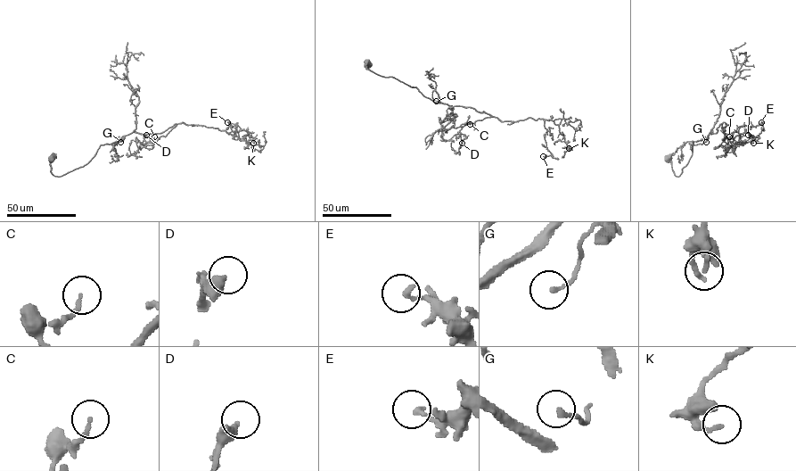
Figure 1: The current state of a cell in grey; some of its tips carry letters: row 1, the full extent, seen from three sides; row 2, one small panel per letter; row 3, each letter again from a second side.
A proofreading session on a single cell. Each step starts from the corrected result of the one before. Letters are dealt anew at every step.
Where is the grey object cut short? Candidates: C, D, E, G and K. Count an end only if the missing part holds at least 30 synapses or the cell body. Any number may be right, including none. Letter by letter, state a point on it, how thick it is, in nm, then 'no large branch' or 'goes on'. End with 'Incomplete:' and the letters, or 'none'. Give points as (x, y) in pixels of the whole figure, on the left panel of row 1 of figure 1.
C: (154, 136) | 140 nm | no large branch
D: (146, 135) | 400 nm | no large branch
E: (227, 122) | 200 nm | no large branch
G: (120, 142) | 170 nm | no large branch
K: (253, 143) | 190 nm | no large branch
Incomplete: none

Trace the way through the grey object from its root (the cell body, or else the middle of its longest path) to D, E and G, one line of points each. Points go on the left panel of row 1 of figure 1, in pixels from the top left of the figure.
D: (52, 157), (51, 171), (60, 177), (135, 129), (160, 134), (176, 124), (152, 144), (143, 144), (146, 135)
E: (52, 157), (51, 171), (60, 177), (135, 129), (160, 134), (183, 122), (228, 134), (235, 124), (227, 122)
G: (52, 157), (51, 171), (60, 177), (86, 164), (101, 144), (115, 143), (123, 136), (120, 142)

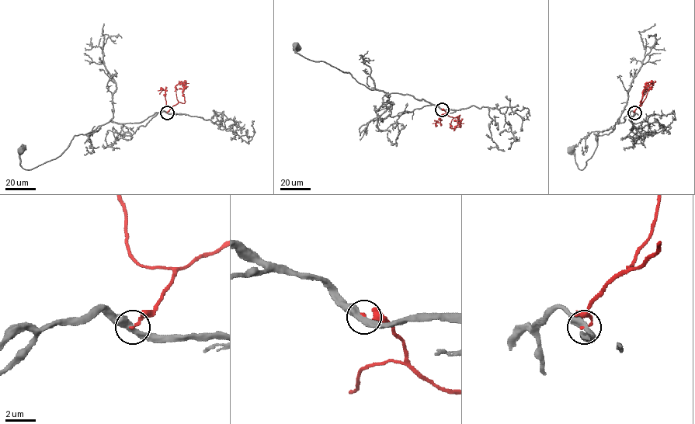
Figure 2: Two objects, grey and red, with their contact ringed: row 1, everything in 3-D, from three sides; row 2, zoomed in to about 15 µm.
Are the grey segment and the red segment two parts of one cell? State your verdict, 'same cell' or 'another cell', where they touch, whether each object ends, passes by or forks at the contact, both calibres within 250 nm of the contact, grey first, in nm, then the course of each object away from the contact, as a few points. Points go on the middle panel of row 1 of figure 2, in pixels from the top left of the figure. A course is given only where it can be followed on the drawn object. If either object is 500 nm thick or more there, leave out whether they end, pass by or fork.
another cell; at (442, 109); grey passes by; red ends there; 400 nm thick on the grey side, 160 nm on the other; grey runs (442, 109), (411, 95), (371, 89), (349, 72), (299, 54), (295, 51), (297, 45); red runs (442, 109), (453, 117), (460, 115), (457, 117), (460, 127)

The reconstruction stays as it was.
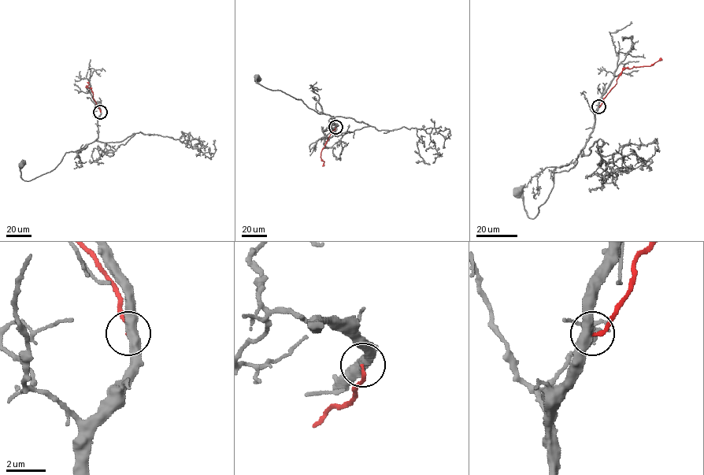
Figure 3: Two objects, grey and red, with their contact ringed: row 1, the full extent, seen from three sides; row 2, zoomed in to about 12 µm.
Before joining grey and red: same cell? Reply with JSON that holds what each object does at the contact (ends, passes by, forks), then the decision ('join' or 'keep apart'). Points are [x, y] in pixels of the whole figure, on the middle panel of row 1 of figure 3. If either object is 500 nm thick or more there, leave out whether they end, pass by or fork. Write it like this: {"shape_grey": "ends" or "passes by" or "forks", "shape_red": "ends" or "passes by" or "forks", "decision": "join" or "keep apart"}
{"shape_grey": "passes by", "shape_red": "ends", "decision": "keep apart"}

